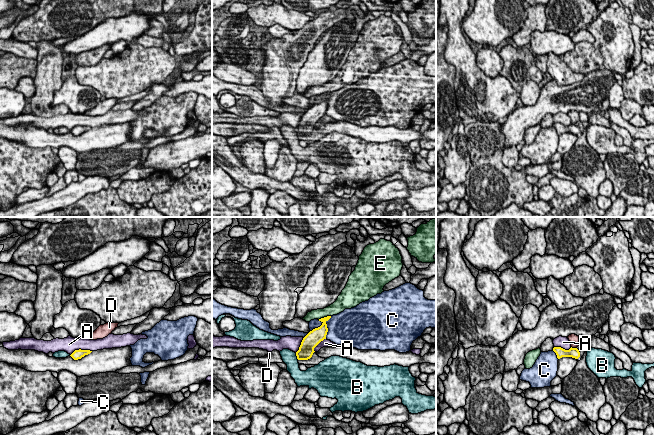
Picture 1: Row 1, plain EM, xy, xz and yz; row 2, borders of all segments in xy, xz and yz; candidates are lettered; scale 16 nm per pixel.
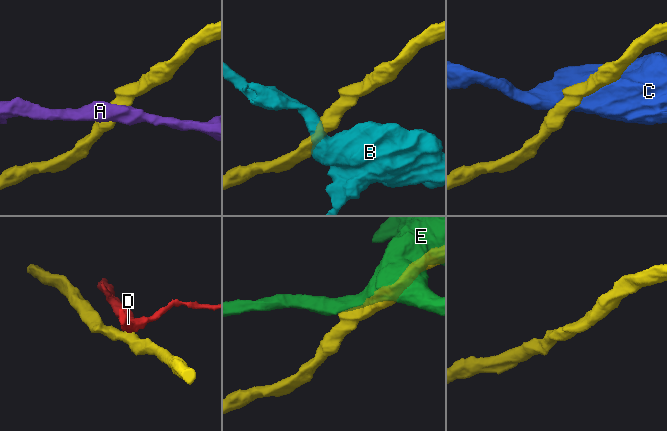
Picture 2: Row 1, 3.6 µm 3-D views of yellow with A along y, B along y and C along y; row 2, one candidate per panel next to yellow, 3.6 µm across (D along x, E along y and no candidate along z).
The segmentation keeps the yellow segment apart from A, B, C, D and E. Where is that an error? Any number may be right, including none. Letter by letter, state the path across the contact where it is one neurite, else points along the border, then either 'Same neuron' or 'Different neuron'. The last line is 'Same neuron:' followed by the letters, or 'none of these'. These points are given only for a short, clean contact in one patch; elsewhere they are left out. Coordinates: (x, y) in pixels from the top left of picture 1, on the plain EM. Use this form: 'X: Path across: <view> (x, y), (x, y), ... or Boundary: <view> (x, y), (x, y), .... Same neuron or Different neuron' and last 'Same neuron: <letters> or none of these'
A: Different neuron
B: Different neuron
C: Different neuron
D: Boundary: yz (571, 122), (576, 124). Different neuron
E: Different neuron
Same neuron: none of these

